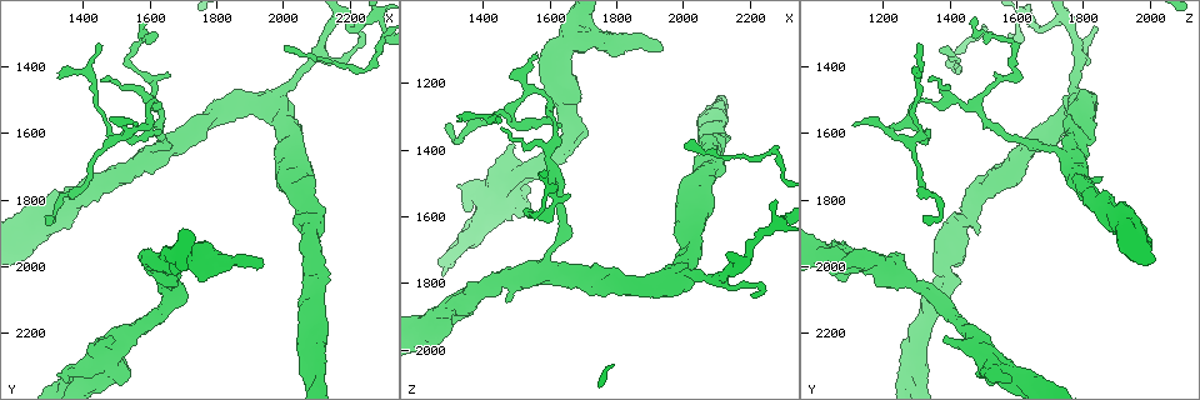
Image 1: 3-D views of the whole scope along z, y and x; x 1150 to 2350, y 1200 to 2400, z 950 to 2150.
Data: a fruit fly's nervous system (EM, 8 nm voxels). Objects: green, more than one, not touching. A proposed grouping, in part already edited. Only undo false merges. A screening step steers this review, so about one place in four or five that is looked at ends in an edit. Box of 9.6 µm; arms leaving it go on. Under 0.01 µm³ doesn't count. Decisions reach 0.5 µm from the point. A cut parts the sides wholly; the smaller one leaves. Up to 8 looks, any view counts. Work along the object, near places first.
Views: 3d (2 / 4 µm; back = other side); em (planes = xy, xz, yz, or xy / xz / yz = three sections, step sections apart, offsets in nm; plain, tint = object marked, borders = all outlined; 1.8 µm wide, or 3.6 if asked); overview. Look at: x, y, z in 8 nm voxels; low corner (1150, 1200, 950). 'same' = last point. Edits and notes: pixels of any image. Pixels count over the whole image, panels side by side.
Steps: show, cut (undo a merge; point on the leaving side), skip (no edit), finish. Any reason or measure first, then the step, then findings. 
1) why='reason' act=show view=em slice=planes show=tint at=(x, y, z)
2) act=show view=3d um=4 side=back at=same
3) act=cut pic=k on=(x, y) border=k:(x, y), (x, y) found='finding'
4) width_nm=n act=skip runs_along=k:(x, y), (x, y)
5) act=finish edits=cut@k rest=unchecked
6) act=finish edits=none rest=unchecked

act=show view=3d um=2 at=(2200, 1290, 1680)

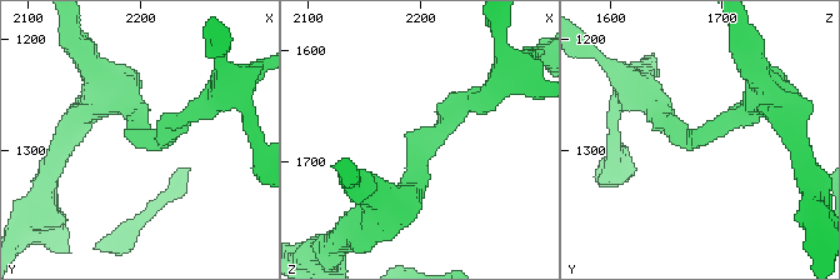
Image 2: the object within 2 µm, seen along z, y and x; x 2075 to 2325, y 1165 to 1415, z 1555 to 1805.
act=show view=em slice=xz step=16 show=tint at=(2202, 1286, 1678)

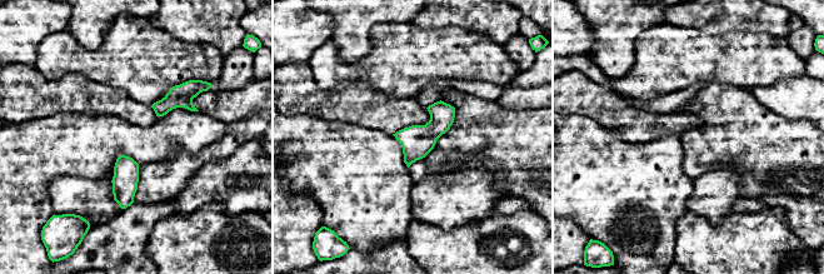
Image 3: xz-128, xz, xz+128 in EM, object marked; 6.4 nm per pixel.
act=skip found='one neuron here'

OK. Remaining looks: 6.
why='three-way junction' act=show view=em slice=xz step=4 show=tint at=(1630, 1530, 1480)

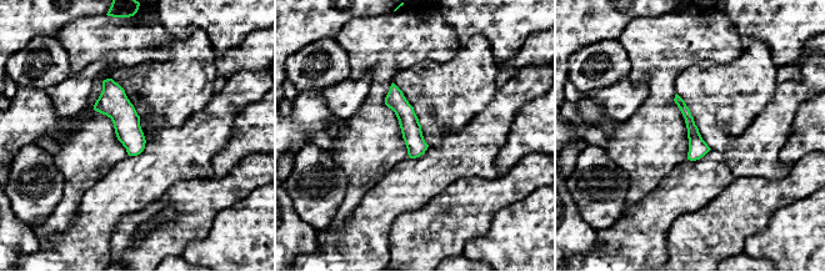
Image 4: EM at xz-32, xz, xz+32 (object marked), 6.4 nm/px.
act=skip found='all the same neuron'

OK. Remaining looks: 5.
why='abrupt turn' act=show view=em slice=planes show=tint at=(1480, 1620, 1310)

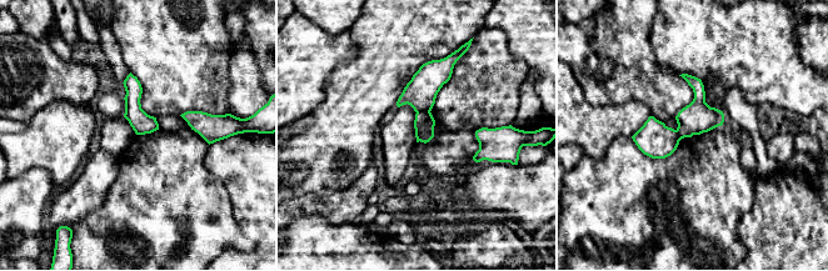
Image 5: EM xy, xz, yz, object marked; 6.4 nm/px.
act=cut pic=5 on=(424, 123) part_leaving=5:(130, 78), (133, 113), (148, 130) found='a second neuron is stuck on'

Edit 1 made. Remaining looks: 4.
act=finish edits=cut@5 rest=unchecked

